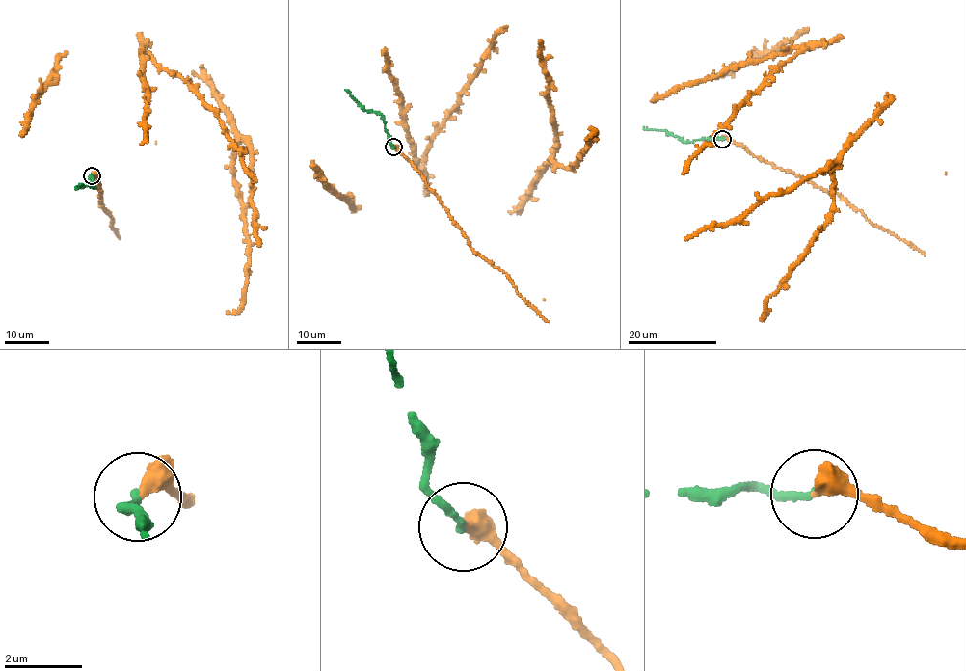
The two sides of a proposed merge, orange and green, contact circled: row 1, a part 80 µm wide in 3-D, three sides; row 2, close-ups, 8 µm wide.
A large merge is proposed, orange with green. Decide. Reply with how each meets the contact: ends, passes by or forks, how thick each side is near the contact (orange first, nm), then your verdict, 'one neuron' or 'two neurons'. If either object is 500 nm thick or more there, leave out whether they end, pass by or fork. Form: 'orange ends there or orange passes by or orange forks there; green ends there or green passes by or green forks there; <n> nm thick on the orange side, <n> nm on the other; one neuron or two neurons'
orange ends there; green ends there; 400 nm thick on the orange side, 190 nm on the other; one neuron

